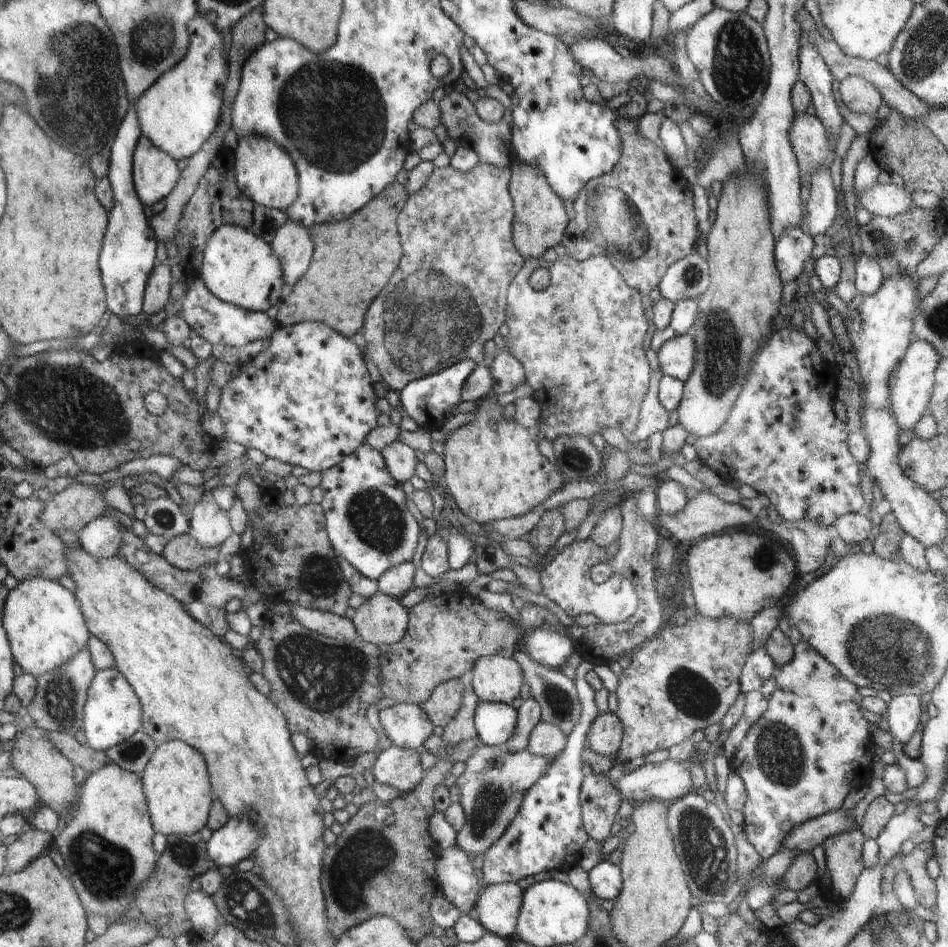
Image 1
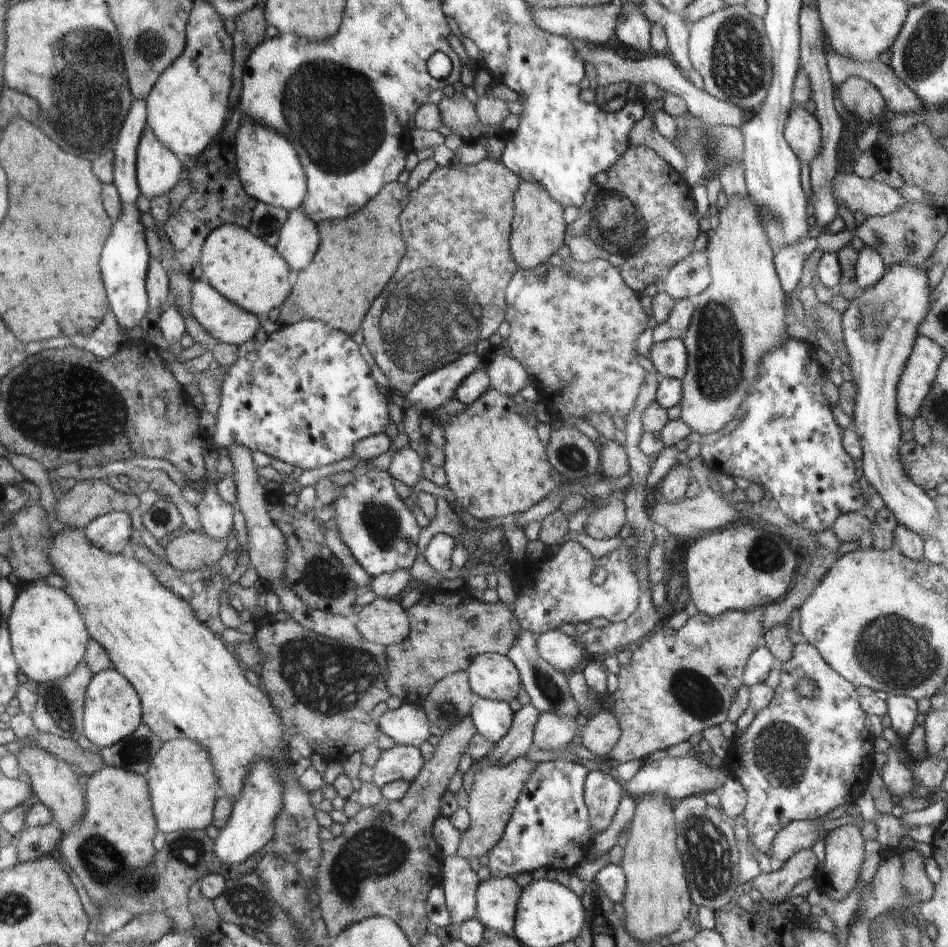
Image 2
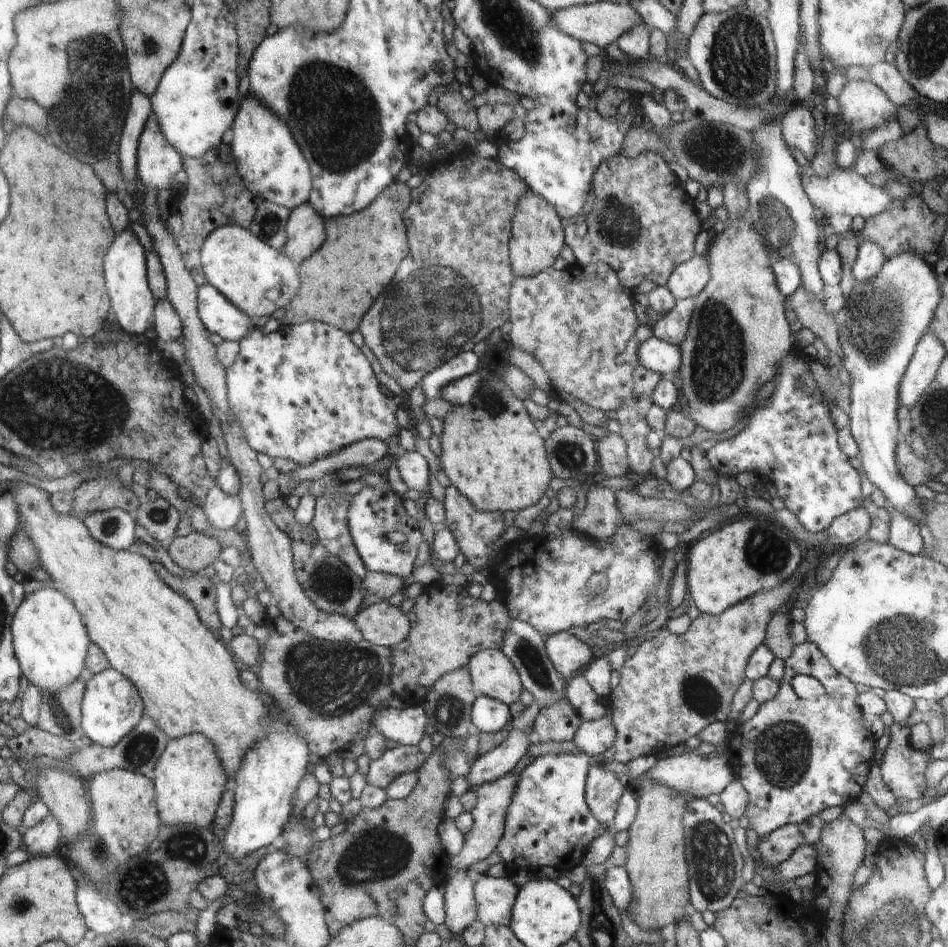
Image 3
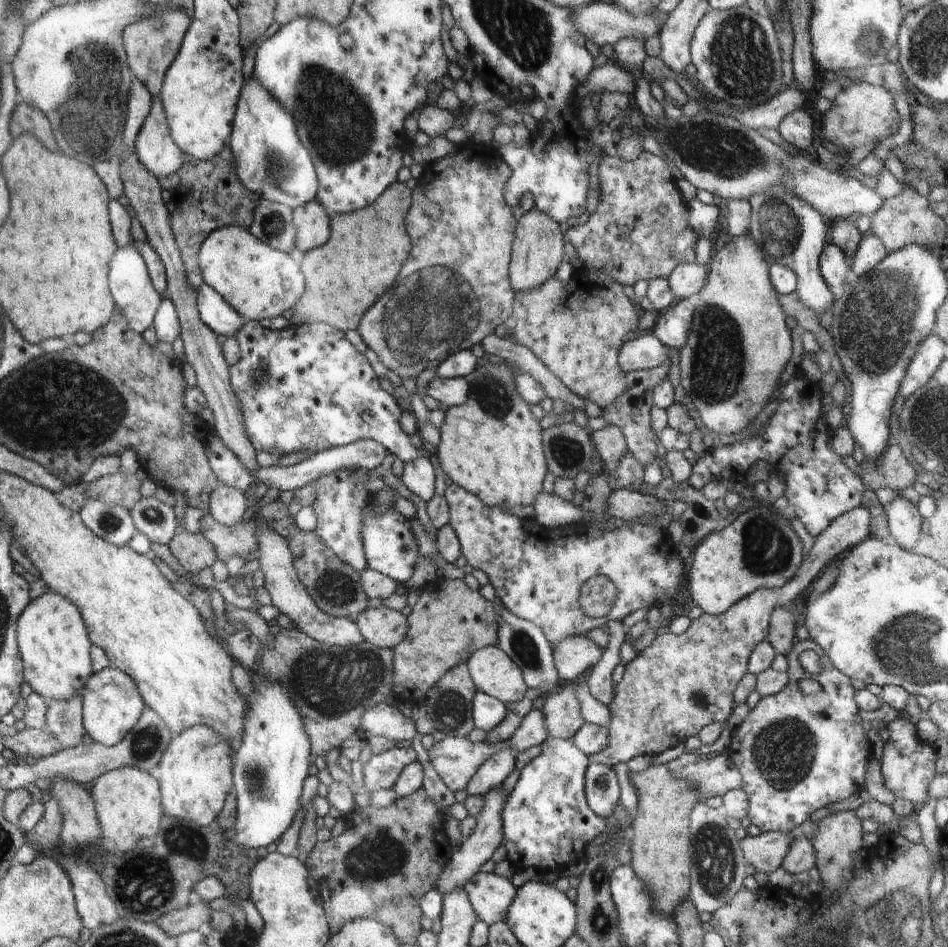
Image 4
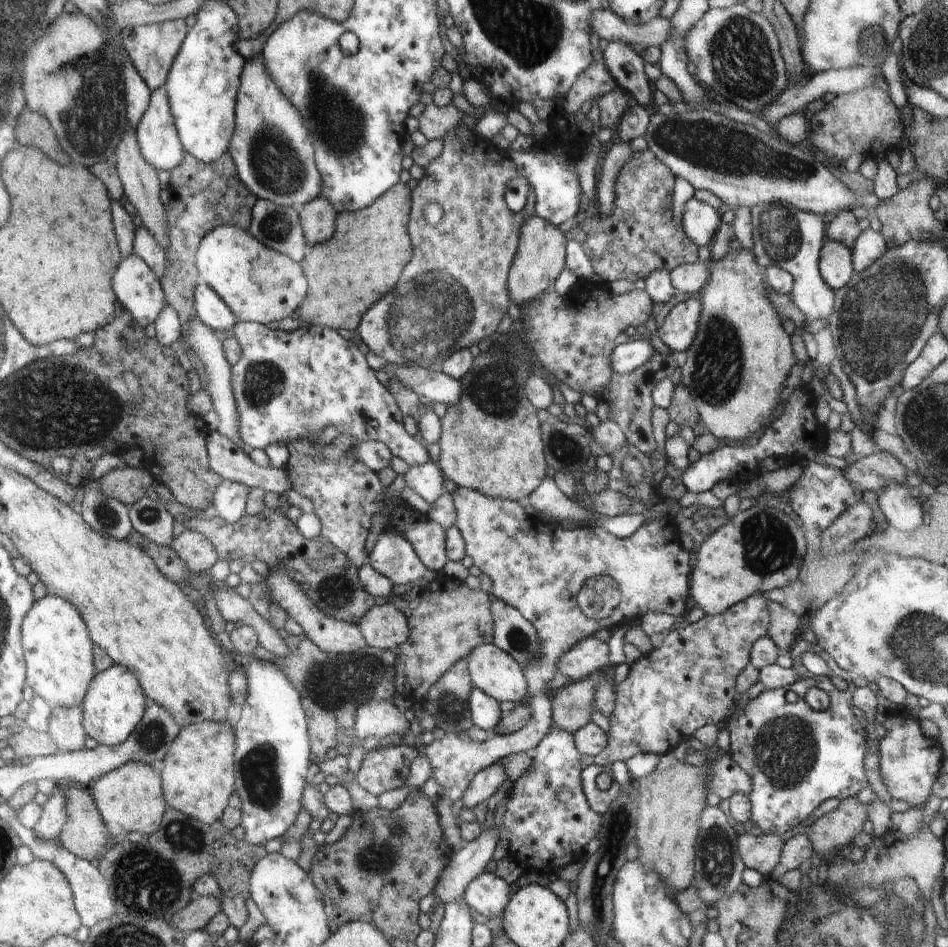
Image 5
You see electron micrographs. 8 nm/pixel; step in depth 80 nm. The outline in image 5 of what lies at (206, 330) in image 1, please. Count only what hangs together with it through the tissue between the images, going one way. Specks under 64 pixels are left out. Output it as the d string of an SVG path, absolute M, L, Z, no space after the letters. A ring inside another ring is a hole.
M203 282L195 290L194 310L196 317L214 332L234 328L238 322L226 302Z

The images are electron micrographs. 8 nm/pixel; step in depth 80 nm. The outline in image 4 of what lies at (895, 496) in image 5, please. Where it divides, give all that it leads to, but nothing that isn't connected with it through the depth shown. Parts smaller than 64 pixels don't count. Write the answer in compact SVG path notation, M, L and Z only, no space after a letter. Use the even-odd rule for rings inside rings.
M898 495L884 508L890 532L889 541L912 552L912 548L920 538L920 530L923 526L923 517L919 514L917 506Z

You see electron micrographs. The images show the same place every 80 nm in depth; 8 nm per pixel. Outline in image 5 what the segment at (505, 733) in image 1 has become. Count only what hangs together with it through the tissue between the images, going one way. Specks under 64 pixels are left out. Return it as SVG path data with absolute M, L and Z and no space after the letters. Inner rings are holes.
M473 687L468 700L473 725L491 732L499 724L502 715L500 704L494 697Z

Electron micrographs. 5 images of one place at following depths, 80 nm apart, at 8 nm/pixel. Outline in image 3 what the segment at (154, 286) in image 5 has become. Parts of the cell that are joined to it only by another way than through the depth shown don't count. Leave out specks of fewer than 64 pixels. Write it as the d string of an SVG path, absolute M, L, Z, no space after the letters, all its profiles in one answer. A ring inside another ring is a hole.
M128 229L116 237L116 244L112 246L112 250L108 250L108 260L104 260L104 272L108 272L106 278L107 291L111 297L111 312L112 317L118 322L120 328L129 335L144 336L144 332L152 324L153 310L155 307L155 298L153 292L150 290L147 281L147 268L146 268L146 250L138 239Z

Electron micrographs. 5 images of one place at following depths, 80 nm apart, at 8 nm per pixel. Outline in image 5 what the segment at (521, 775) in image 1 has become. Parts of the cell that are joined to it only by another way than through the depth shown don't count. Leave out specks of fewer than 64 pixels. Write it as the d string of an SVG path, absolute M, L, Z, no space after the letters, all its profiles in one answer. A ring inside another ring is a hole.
M496 827L486 828L478 838L465 843L462 850L456 850L435 891L442 903L463 898L472 880L486 871L499 841L499 834Z

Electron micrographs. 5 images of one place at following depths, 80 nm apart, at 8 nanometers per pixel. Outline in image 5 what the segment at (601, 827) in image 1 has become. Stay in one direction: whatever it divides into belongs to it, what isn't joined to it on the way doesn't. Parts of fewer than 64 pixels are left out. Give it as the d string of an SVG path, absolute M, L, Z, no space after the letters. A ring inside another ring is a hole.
M599 765L584 767L582 789L590 809L594 810L598 815L602 816L611 807L611 804L615 802L615 798L618 796L618 784L619 782L611 774L610 767ZM604 773L608 774L612 779L612 786L608 790L600 790L596 785L596 778L598 778L599 774Z

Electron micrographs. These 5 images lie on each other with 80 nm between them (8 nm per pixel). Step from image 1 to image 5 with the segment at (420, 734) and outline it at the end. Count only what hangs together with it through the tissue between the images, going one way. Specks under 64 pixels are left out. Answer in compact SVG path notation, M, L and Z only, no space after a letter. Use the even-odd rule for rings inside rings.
M368 700L359 708L355 724L355 738L364 741L368 737L379 739L399 734L404 736L409 732L410 722L392 701Z

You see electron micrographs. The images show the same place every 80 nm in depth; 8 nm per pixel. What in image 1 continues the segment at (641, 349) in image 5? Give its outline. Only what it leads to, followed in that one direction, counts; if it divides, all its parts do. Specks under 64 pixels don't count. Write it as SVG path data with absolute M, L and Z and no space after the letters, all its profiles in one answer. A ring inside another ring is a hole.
M695 330L675 336L664 343L657 350L656 356L663 375L670 375L686 382L696 368Z

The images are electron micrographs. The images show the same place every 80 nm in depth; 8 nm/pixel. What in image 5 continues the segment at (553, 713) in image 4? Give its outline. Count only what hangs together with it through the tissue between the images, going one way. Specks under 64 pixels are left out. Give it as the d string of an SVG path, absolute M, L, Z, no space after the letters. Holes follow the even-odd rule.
M594 676L592 680L568 682L566 685L556 690L552 698L554 726L556 728L562 728L562 730L566 730L568 734L574 734L580 728L590 723L592 706L594 705L594 690L596 690L596 682L598 682L596 678L598 678L598 676Z

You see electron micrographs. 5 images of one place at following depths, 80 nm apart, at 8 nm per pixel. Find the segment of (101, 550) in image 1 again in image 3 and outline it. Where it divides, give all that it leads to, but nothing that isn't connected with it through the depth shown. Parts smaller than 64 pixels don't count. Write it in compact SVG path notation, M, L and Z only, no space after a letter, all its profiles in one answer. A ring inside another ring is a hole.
M122 509L94 511L82 519L97 541L114 550L126 550L134 543L135 519Z

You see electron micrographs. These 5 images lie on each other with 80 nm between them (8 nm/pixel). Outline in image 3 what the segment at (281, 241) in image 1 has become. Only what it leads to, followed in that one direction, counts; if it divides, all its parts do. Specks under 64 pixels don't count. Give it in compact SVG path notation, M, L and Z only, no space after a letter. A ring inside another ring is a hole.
M306 202L291 209L287 220L287 242L282 251L293 261L300 262L316 252L324 244L324 240L324 222L312 205Z

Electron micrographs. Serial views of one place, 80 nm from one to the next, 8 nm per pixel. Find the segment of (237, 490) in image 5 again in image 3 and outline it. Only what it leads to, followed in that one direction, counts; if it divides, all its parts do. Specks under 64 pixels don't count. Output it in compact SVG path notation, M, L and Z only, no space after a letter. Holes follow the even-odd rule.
M216 485L208 491L202 508L212 528L226 530L242 522L242 505L238 495L226 494Z

